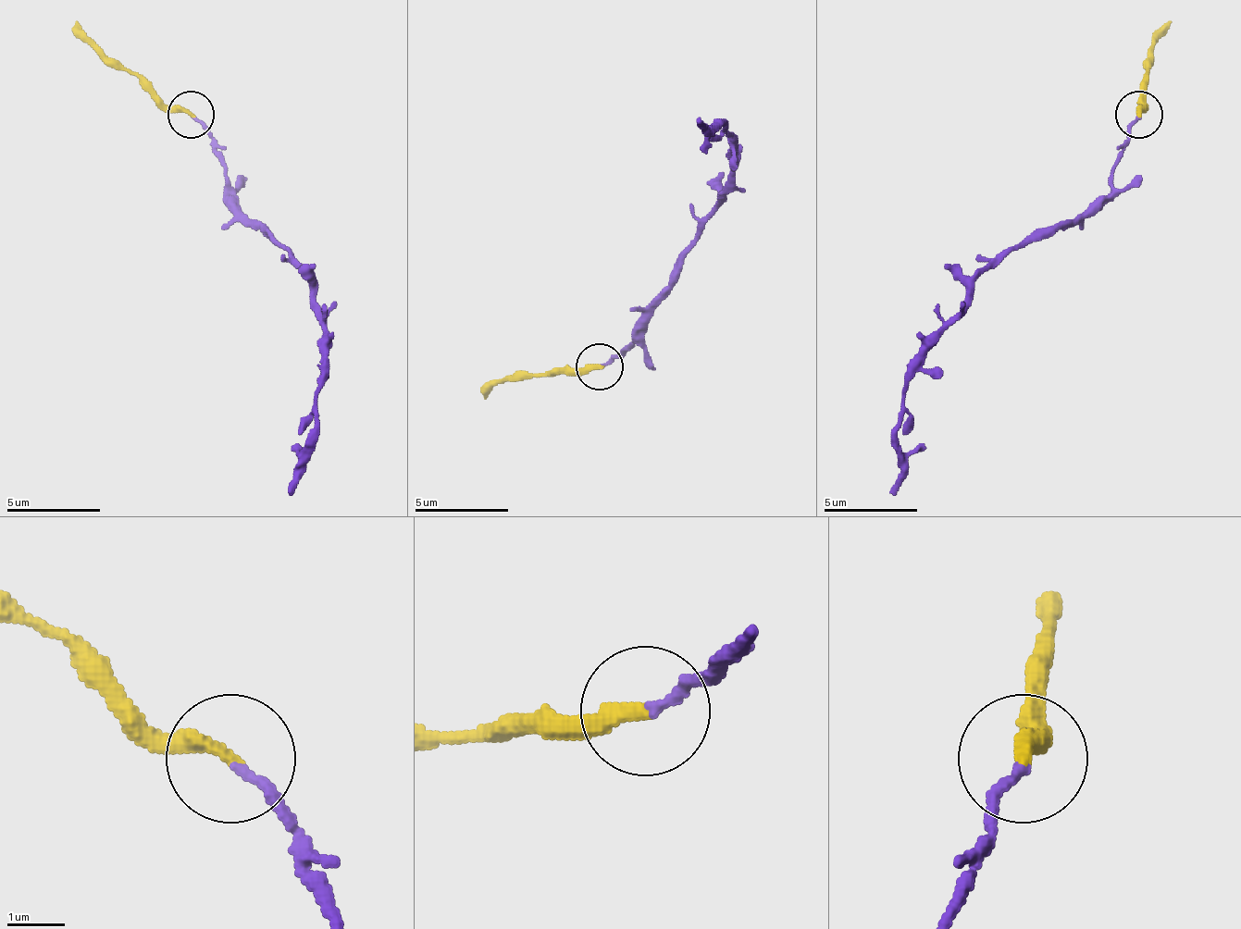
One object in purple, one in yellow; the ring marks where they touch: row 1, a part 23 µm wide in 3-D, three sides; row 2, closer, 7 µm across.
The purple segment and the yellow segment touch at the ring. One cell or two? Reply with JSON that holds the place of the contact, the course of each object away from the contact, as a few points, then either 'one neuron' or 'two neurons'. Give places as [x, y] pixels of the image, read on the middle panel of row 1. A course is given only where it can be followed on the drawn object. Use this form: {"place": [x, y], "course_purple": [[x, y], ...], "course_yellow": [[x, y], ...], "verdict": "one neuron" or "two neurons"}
{"place": [600, 366], "course_purple": [[601, 367], [633, 340], [731, 176], [726, 134], [699, 120]], "course_yellow": [[601, 367], [521, 372], [484, 400]], "verdict": "one neuron"}

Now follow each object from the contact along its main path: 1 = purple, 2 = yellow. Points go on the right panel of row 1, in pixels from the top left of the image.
1: (1140, 117), (1125, 136), (1111, 188), (1056, 229), (1013, 243), (981, 277), (967, 309), (906, 384), (892, 496)
2: (1140, 113), (1145, 62), (1172, 19)

